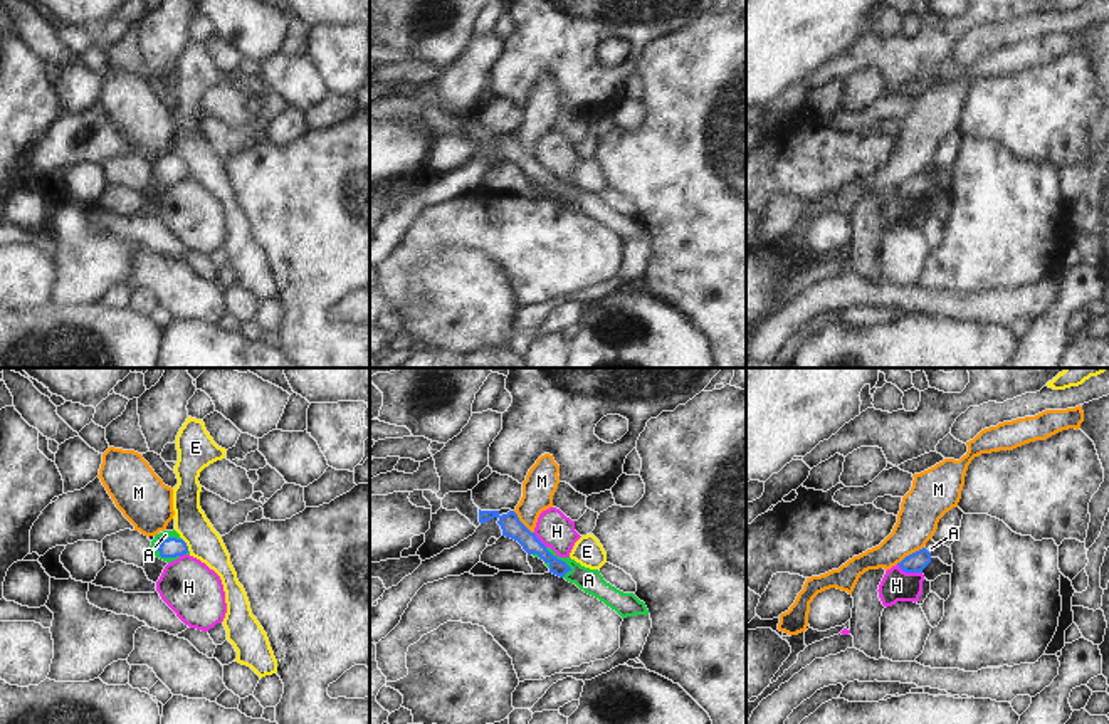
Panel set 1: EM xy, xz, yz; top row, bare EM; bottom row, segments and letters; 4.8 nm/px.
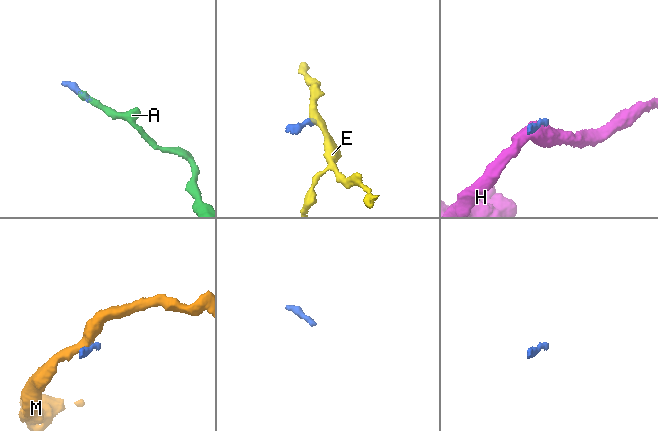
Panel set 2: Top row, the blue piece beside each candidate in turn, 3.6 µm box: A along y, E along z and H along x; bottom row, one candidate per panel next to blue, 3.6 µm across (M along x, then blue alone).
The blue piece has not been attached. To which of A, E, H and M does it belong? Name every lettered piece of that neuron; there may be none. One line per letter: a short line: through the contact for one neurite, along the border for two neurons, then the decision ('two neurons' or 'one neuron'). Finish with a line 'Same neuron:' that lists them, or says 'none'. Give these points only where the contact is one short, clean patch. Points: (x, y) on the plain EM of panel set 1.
A: line xy (170, 172), (163, 163), (165, 158); one neuron
E: line xy (182, 162), (189, 173); two neurons
H: line yz (898, 187), (906, 195), (921, 197); two neurons
M: line yz (923, 170), (896, 187); two neurons
Same neuron: A

